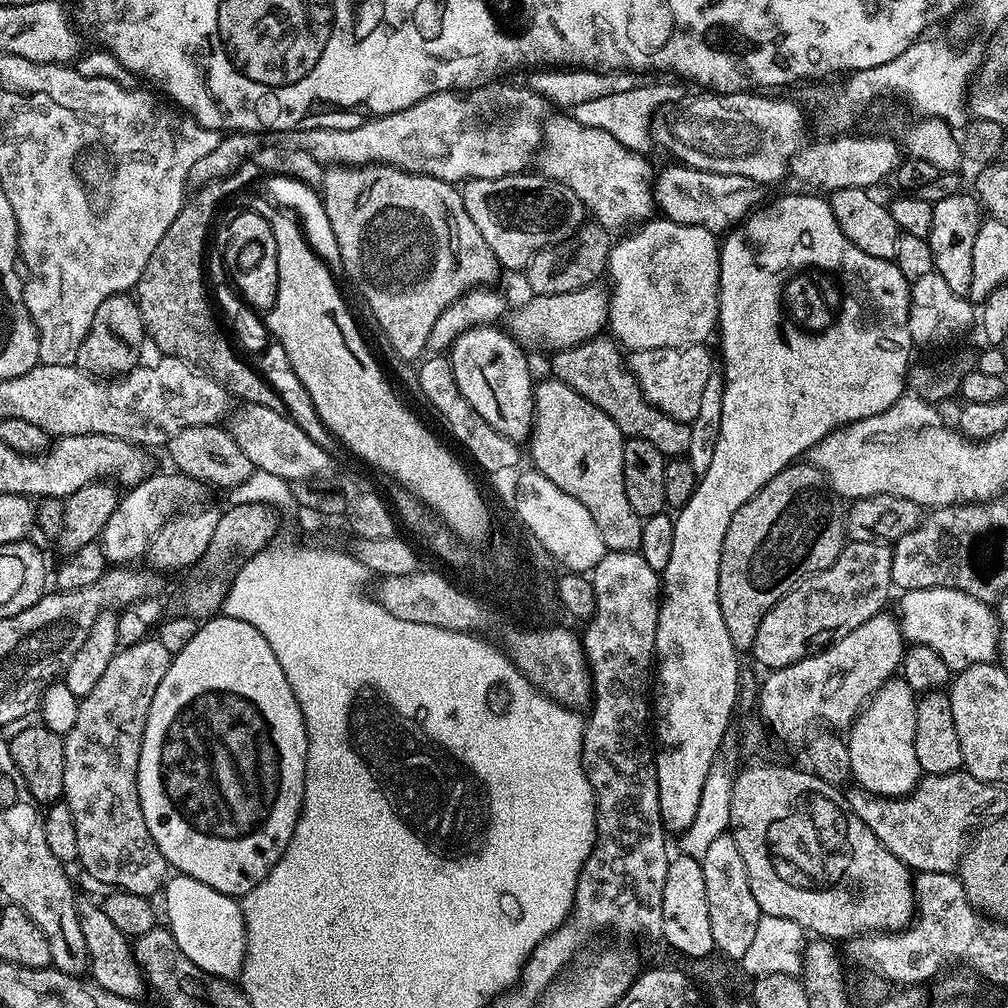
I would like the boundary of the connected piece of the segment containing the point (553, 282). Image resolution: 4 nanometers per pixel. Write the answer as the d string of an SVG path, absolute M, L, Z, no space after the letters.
M586 222L570 238L538 250L530 258L526 269L528 288L532 296L570 294L574 290L589 288L605 275L608 255L614 243L609 229L595 222Z

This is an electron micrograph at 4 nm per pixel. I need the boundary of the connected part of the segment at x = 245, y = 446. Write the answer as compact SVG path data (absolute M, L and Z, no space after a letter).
M244 404L241 409L236 417L231 417L230 431L238 446L242 446L242 454L250 458L253 469L278 474L278 478L289 482L312 482L316 480L315 476L327 474L332 456L308 438L291 417L257 404Z

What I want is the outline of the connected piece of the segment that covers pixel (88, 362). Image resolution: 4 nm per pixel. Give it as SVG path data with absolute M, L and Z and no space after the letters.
M135 295L111 296L94 310L94 322L90 322L90 330L86 338L82 338L82 346L78 346L75 365L92 376L119 378L141 363L140 347L143 344L146 344L146 335Z

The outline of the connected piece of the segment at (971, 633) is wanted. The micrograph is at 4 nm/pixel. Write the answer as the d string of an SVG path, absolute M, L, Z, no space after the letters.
M915 588L901 595L898 619L909 645L924 644L946 662L950 670L990 664L1000 650L1000 622L991 603L957 588Z

